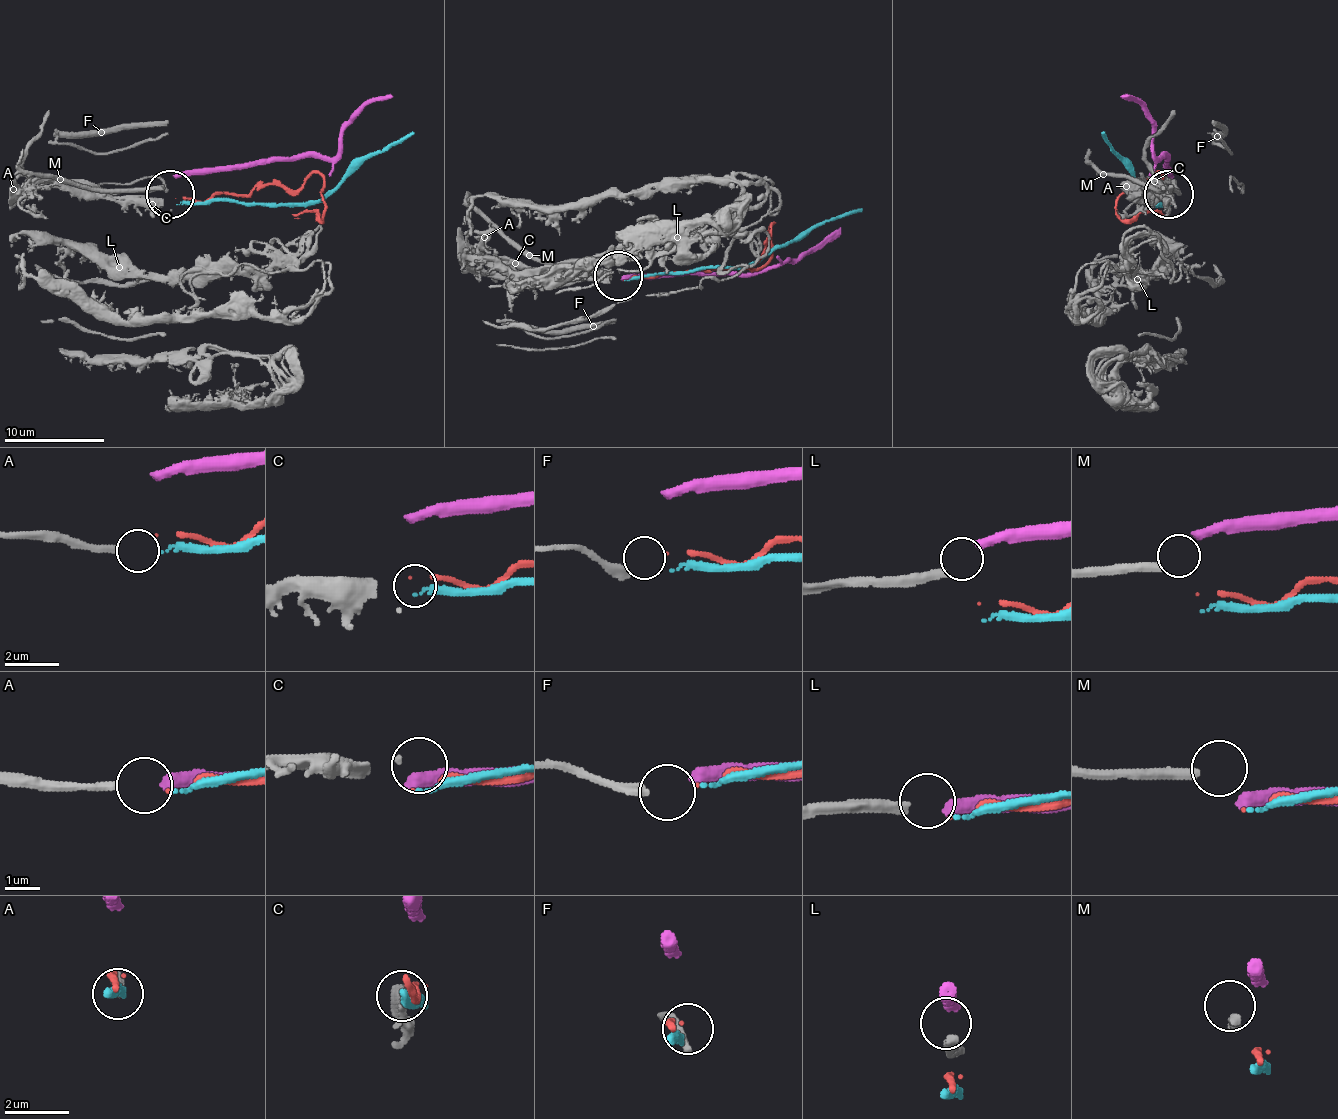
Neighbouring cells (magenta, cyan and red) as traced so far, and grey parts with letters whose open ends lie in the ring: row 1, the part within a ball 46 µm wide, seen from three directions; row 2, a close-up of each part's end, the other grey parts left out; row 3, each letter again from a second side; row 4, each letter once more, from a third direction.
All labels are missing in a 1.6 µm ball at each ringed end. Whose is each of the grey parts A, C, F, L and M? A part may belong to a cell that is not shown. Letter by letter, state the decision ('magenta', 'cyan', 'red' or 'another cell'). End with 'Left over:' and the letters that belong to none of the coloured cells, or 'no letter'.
A: cyan
C: another cell
F: red
L: magenta
M: another cell
Left over: C, M

